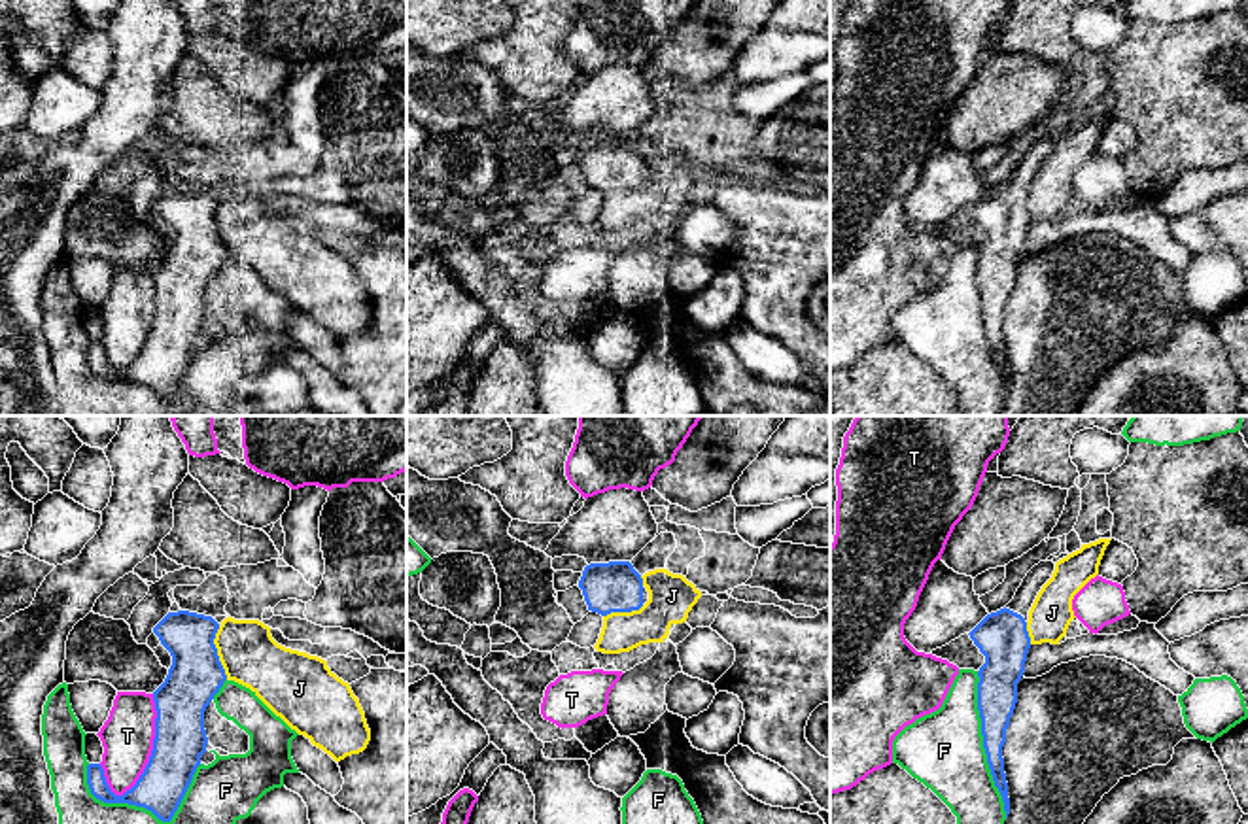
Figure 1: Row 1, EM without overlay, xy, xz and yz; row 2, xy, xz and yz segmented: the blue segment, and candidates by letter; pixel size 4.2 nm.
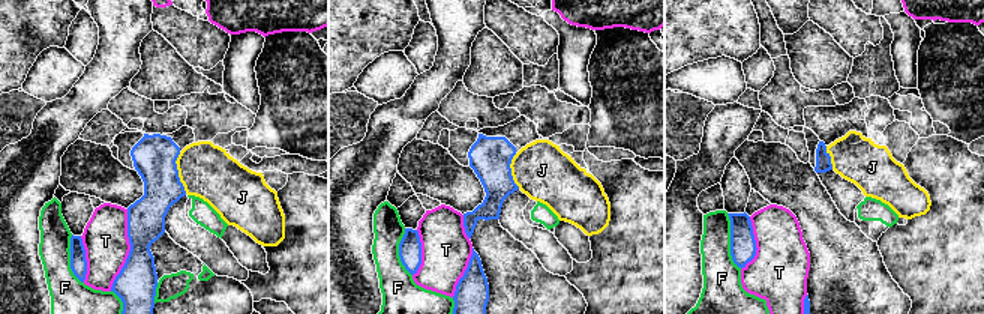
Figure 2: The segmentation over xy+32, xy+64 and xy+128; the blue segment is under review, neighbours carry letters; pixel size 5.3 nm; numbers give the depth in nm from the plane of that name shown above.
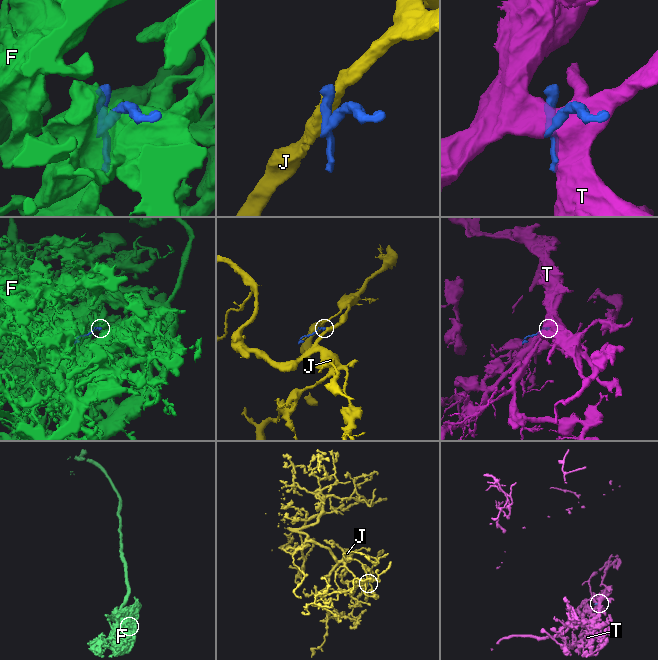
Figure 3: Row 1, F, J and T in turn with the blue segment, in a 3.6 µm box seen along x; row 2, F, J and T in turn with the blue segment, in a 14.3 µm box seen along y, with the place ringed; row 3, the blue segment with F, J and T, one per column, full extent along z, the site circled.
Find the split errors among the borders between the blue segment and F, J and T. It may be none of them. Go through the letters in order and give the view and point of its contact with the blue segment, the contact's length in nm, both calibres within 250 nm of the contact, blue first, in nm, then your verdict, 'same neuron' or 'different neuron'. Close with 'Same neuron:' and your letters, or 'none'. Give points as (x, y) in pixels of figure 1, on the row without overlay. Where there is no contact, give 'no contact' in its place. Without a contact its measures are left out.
F: xy (154, 390) | 500 nm | 200/300 nm | different neuron
J: xy (216, 229) | 240 nm | 220/240 nm | different neuron
T: xy (154, 326) | 460 nm | 220/220 nm | different neuron
Same neuron: none

